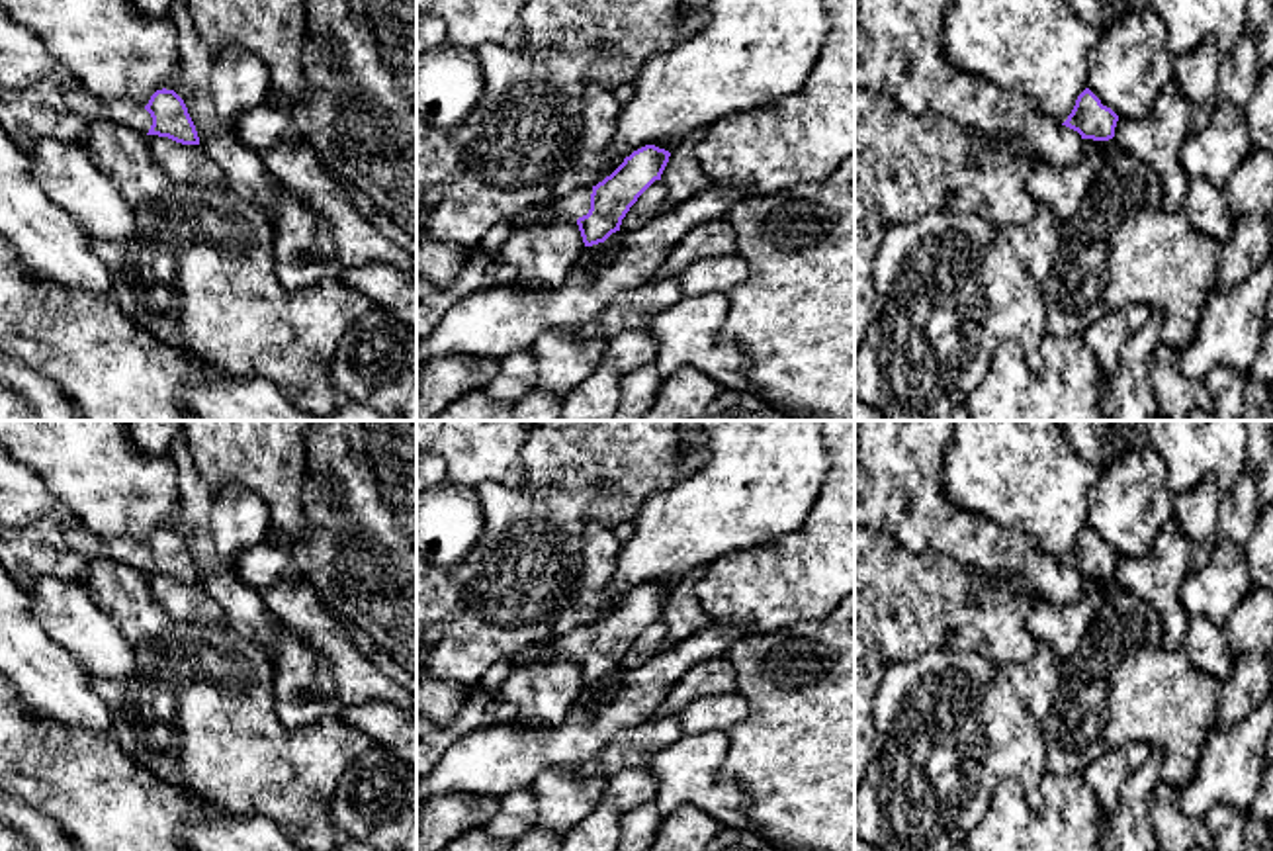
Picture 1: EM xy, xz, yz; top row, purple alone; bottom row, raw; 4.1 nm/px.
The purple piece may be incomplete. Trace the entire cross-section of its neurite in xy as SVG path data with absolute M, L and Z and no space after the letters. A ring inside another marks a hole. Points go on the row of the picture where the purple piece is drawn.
M74 82L63 92L68 112L86 121L119 121L143 135L168 137L182 145L199 145L196 125L184 100L174 90L156 90L147 106L127 96L100 98Z

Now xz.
M655 145L634 151L602 182L573 194L548 198L548 211L577 221L585 246L604 243L620 231L622 219L637 198L655 182L671 153Z

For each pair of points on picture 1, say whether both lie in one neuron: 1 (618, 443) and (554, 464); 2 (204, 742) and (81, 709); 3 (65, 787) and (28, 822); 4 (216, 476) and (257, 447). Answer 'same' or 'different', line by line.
1: same
2: different
3: different
4: same

